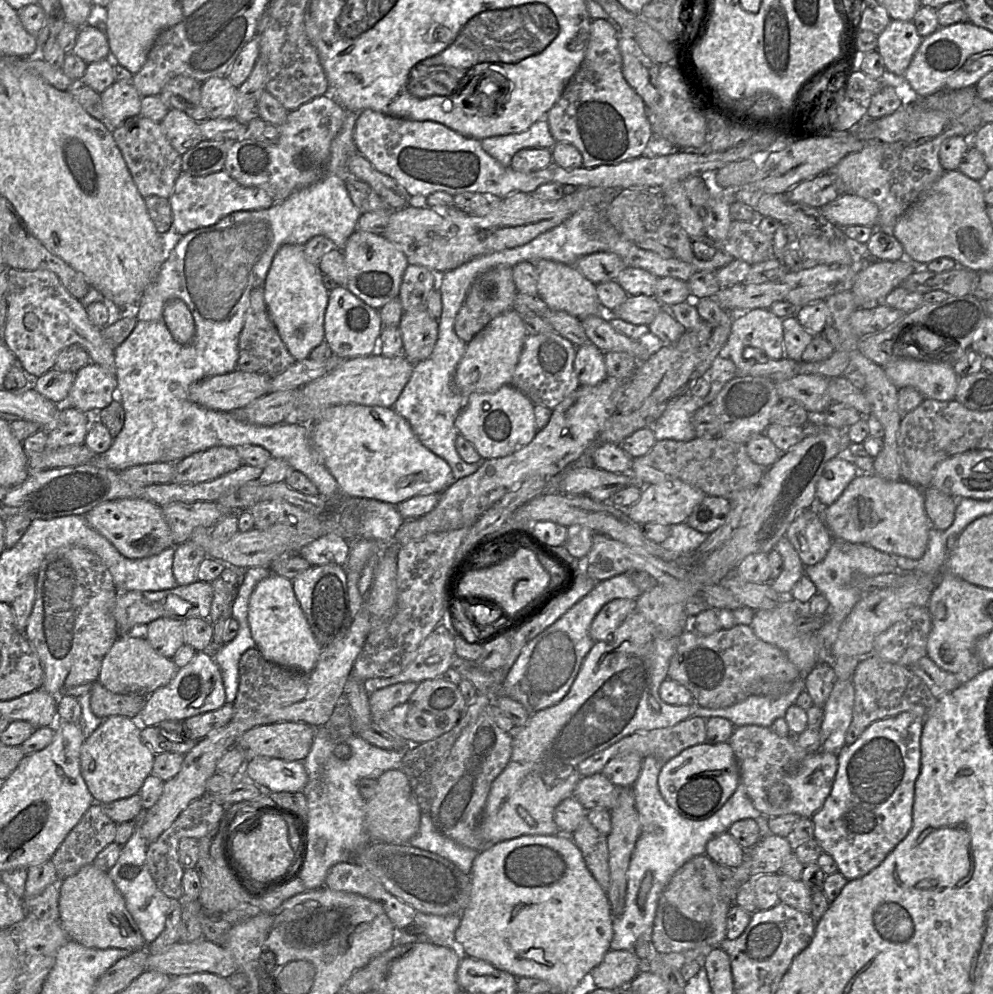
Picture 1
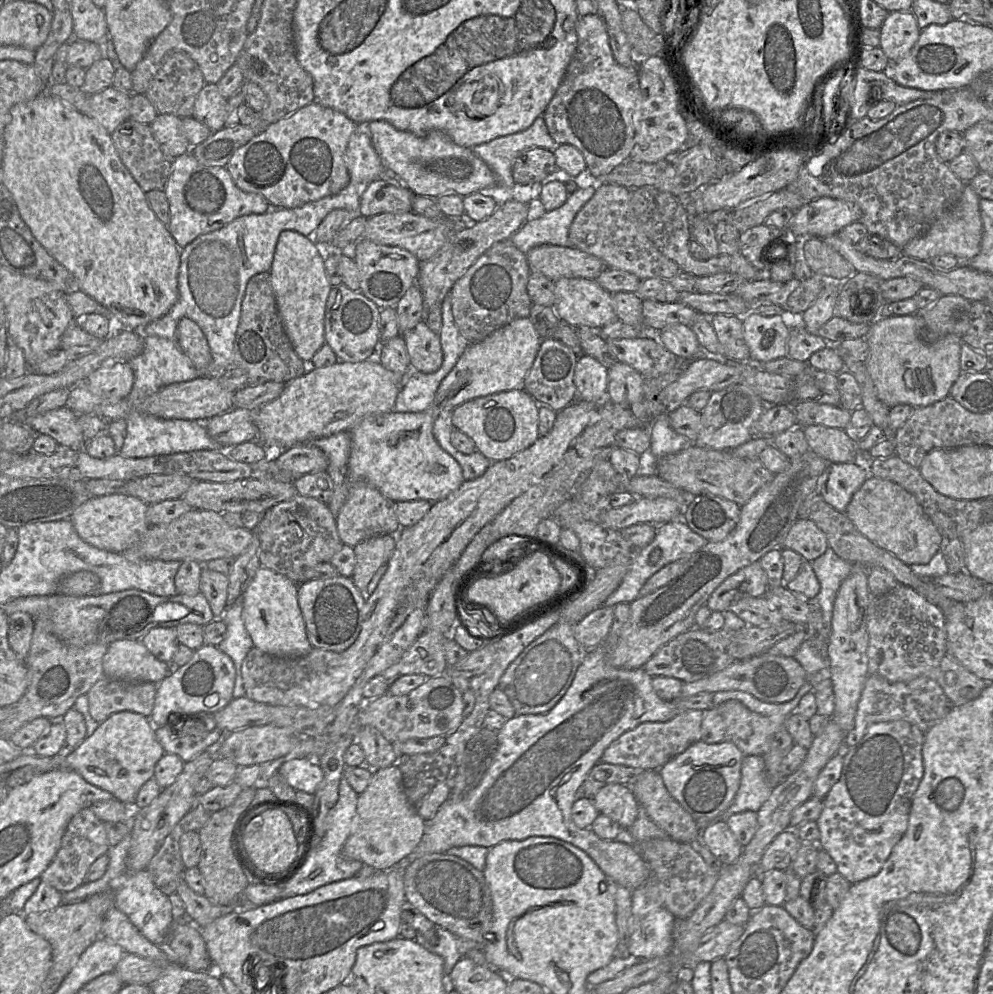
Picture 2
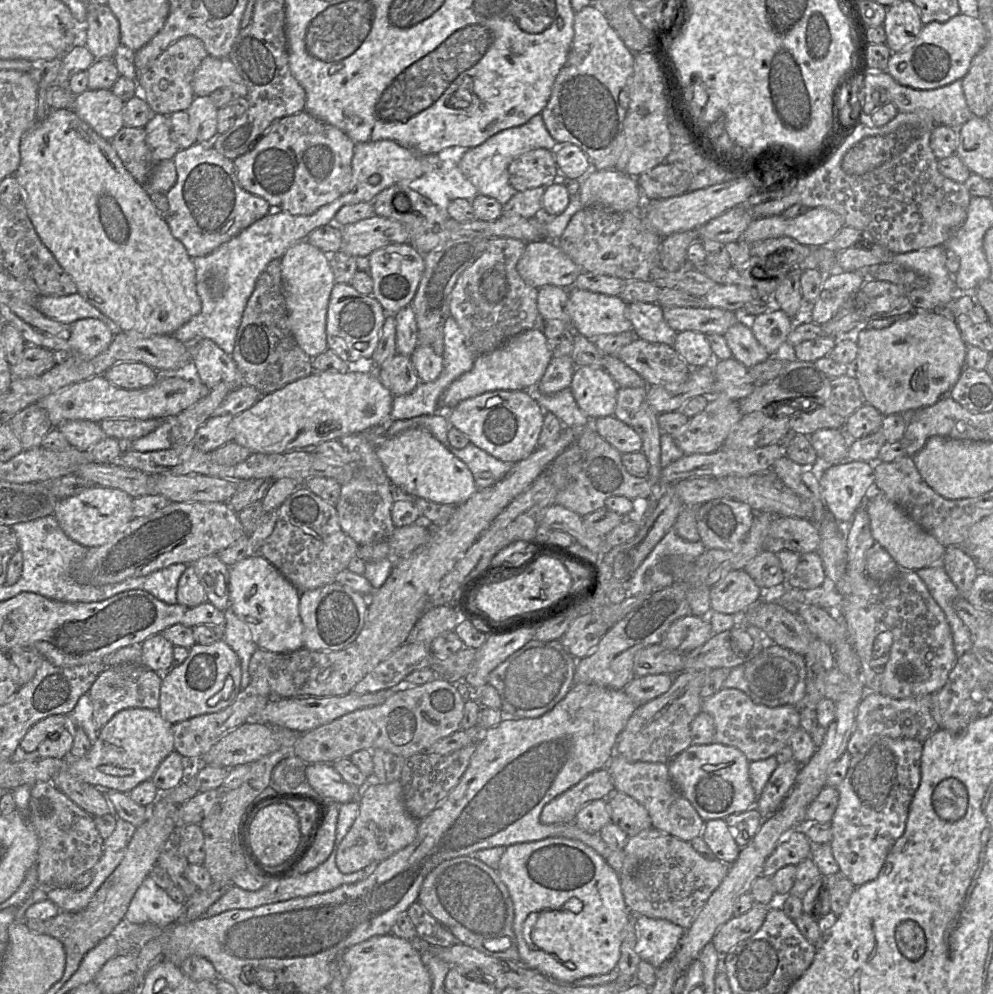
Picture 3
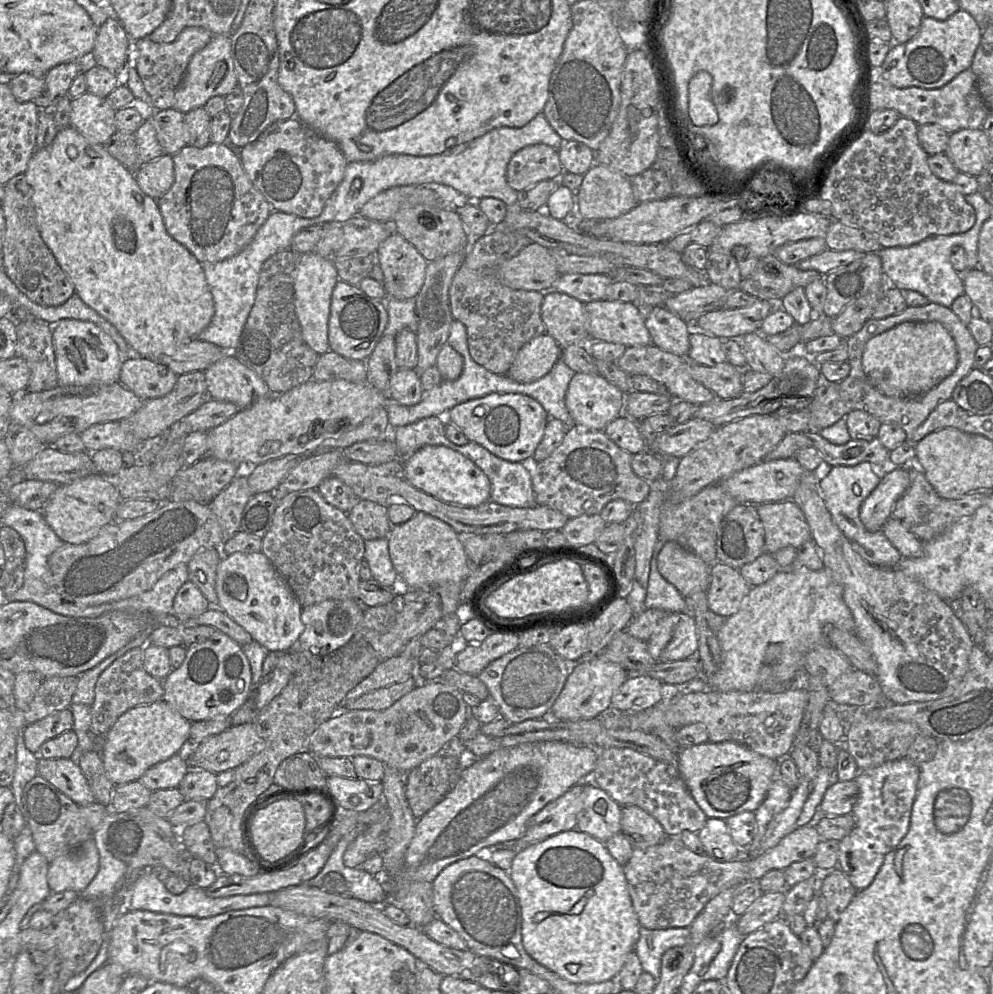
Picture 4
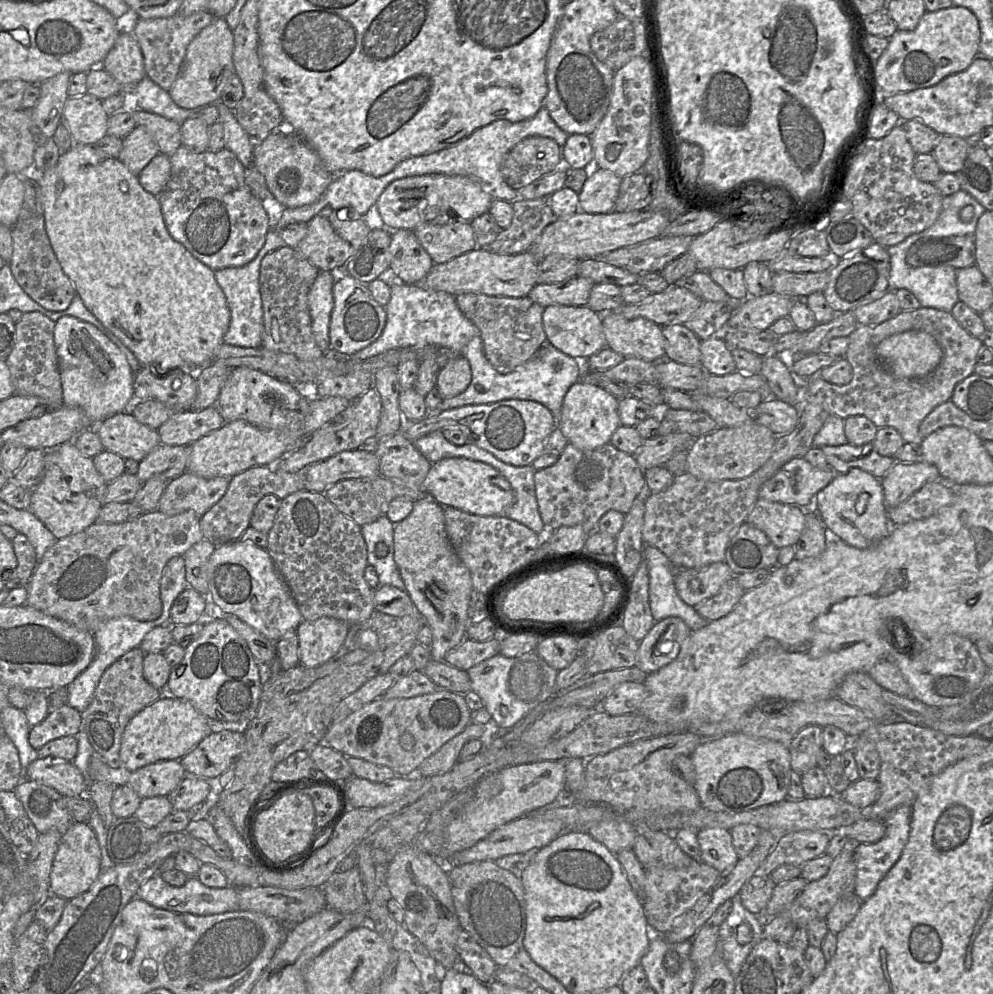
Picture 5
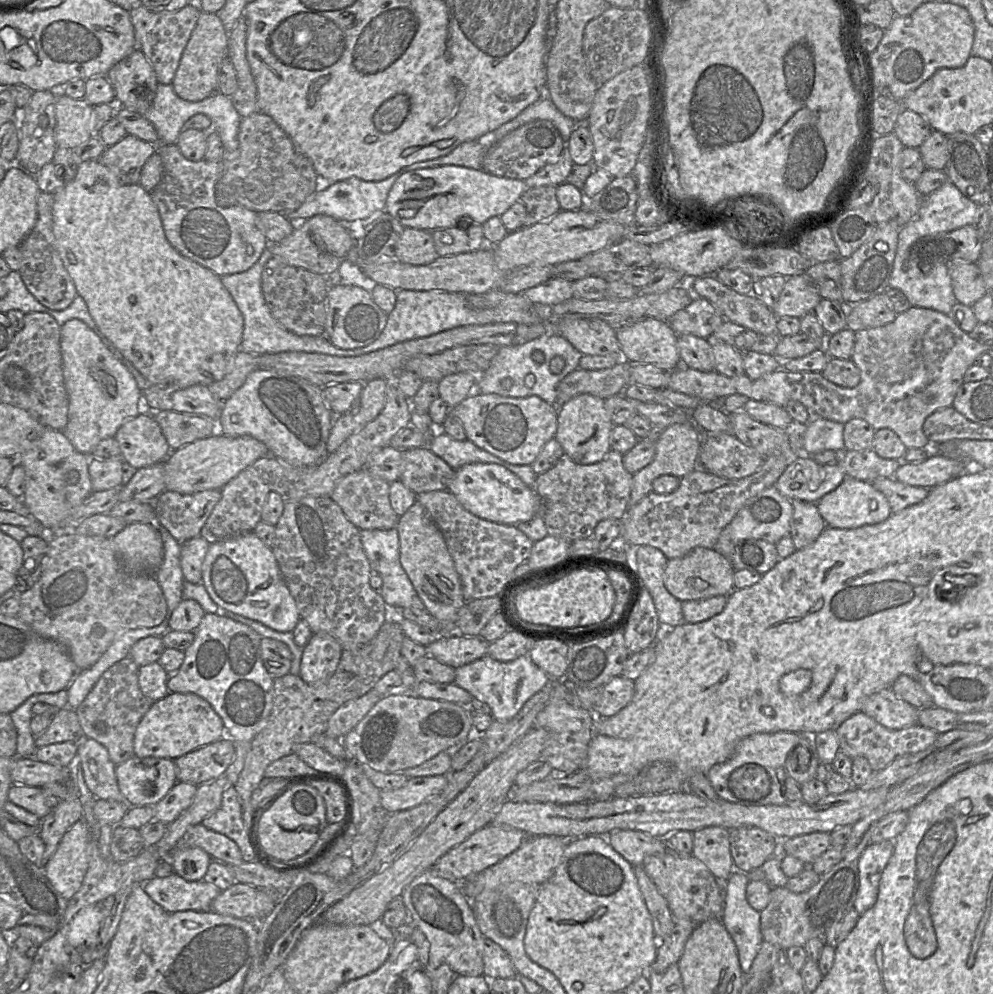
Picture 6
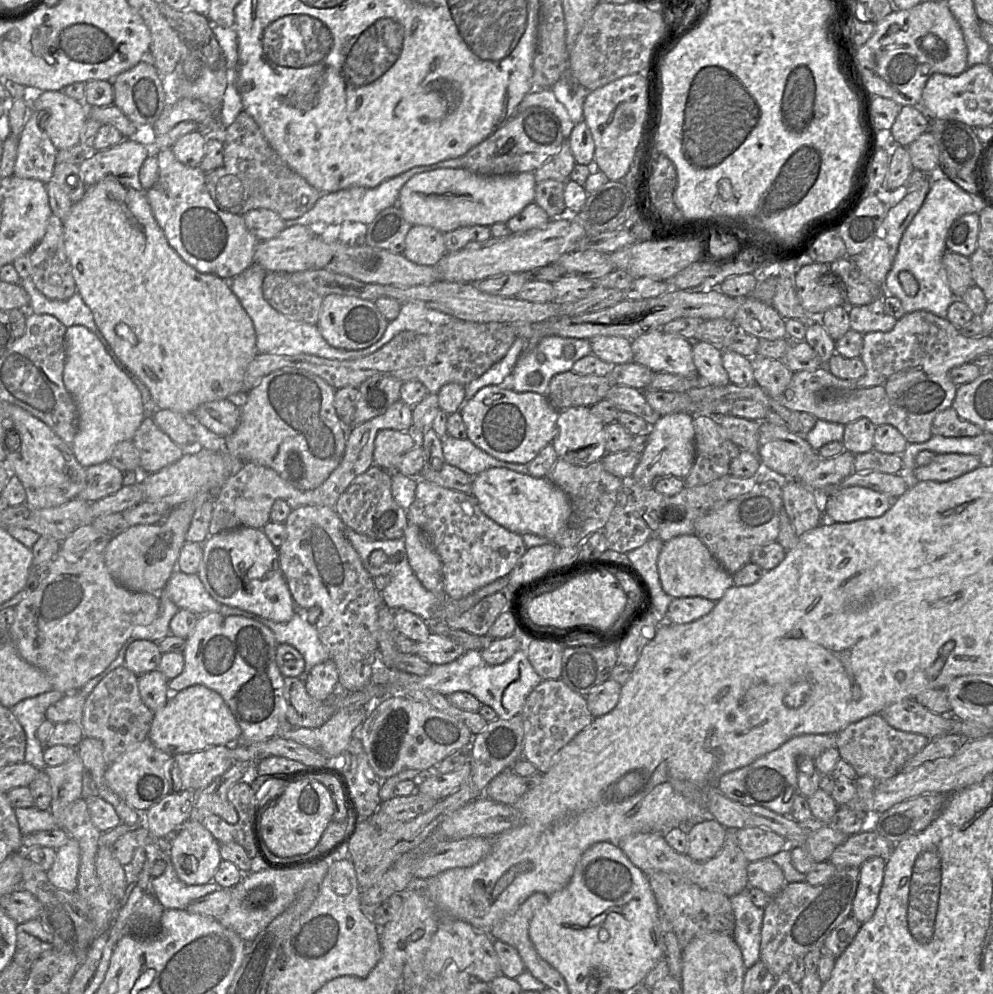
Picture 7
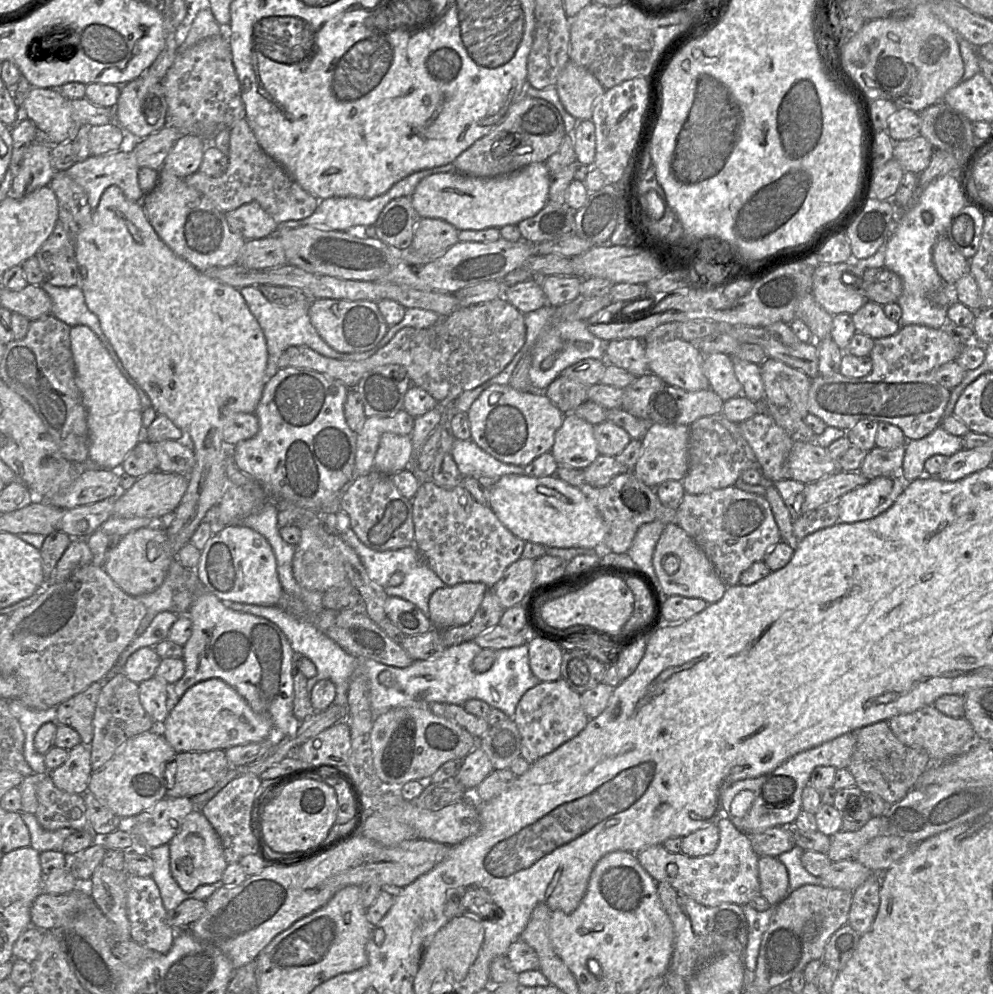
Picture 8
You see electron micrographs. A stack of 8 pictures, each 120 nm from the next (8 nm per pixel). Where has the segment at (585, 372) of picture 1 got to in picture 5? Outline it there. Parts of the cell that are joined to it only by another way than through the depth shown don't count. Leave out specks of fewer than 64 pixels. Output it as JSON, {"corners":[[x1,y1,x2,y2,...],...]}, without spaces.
{"corners":[[582,380,577,381,567,391,557,427,569,443,581,450,592,450,610,442,614,431,620,426,619,399,600,386]]}

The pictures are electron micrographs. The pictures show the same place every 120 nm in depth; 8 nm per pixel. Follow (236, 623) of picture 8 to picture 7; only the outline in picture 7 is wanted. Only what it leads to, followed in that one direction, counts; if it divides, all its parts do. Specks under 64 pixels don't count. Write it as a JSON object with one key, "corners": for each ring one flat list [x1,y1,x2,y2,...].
{"corners":[[210,612,199,616,196,627,186,639,183,651,183,671,169,680,169,687,181,691,190,686,204,685,221,695,230,708,240,729,241,735,234,745,250,745,271,737,282,737,301,743,311,749,320,750,316,729,292,726,286,718,284,698,284,676,276,663,276,648,279,643,273,632,262,623,243,616,225,616,219,612]]}

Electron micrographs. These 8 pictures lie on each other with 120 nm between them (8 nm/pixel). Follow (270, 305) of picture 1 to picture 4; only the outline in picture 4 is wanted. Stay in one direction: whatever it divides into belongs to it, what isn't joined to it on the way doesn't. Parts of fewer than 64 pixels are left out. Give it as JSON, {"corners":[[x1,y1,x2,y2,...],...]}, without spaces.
{"corners":[[315,252,302,253,295,269,294,306,306,344,321,355,330,350,328,342,328,321,331,295,339,280,334,264]]}

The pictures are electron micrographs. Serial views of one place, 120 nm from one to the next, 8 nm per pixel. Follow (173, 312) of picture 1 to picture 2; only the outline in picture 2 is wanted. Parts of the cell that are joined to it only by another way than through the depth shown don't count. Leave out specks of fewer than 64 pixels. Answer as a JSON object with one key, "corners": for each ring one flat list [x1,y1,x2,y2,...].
{"corners":[[187,317,181,318,177,325,176,342,193,365,206,374,212,355,207,338,198,324]]}

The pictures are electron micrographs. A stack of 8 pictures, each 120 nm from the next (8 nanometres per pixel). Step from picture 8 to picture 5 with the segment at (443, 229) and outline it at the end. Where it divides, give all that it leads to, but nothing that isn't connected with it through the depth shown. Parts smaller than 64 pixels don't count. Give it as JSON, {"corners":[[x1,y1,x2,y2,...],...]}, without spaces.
{"corners":[[412,229,391,230,389,269,403,283,420,284,434,263]]}

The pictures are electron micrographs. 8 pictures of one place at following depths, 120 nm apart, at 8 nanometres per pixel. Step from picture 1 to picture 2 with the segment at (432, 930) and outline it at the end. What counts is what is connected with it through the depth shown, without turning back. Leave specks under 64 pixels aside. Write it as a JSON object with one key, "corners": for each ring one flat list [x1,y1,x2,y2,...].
{"corners":[[436,927,437,943,431,944,422,934,415,936,415,941,428,951,440,956,444,961,444,971,448,976,455,964,464,956,464,946,459,938,448,930]]}

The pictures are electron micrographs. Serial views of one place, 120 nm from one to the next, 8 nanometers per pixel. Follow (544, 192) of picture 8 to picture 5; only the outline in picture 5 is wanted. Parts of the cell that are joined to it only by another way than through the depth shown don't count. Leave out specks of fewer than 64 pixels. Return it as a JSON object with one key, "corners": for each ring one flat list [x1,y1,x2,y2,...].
{"corners":[[429,174,392,181,381,193,375,205,389,230,414,229,423,223,444,225,451,221,470,223,487,213,494,199,484,192,479,182,465,176]]}

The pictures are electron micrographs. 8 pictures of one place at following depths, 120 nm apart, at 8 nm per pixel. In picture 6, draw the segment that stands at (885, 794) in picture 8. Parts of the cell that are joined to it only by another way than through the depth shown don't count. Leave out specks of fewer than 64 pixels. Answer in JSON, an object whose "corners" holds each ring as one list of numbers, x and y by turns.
{"corners":[[862,712,852,715,834,731,840,750,852,760,856,757,866,758,873,771,883,770,898,757,924,751,938,736,936,731,922,725,892,730]]}

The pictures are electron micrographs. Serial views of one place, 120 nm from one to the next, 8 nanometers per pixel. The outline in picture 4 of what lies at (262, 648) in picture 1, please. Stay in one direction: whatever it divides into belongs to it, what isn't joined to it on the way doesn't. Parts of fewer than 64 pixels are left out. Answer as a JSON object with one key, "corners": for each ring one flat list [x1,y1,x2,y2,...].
{"corners":[[262,551,255,553,236,552,223,557,217,568,216,592,218,596,217,607,242,626,252,639,268,652,285,652,295,649,298,639,304,631,304,624,301,620,303,606,287,581]]}

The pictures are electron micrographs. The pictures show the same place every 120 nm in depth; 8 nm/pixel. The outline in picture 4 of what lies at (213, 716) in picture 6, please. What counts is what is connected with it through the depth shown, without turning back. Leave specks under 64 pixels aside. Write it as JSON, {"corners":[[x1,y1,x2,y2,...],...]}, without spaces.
{"corners":[[163,699,129,709,117,719,110,729,101,753,107,776,114,785,138,781,152,766,169,759,181,749,187,749,191,723,191,721,181,716]]}

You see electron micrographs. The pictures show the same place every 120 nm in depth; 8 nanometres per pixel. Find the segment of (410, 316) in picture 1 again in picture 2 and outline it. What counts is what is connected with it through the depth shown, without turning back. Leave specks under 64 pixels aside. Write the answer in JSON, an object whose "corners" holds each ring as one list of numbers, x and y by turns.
{"corners":[[421,320,413,329,402,334,412,370,422,373,437,371,443,362,439,335]]}

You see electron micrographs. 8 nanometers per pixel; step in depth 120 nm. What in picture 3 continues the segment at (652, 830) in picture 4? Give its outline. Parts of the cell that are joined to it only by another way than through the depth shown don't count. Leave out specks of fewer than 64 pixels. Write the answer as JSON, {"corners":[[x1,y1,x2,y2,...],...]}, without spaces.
{"corners":[[613,791,607,802,611,822,619,826,629,837,652,828,647,810,627,794]]}

